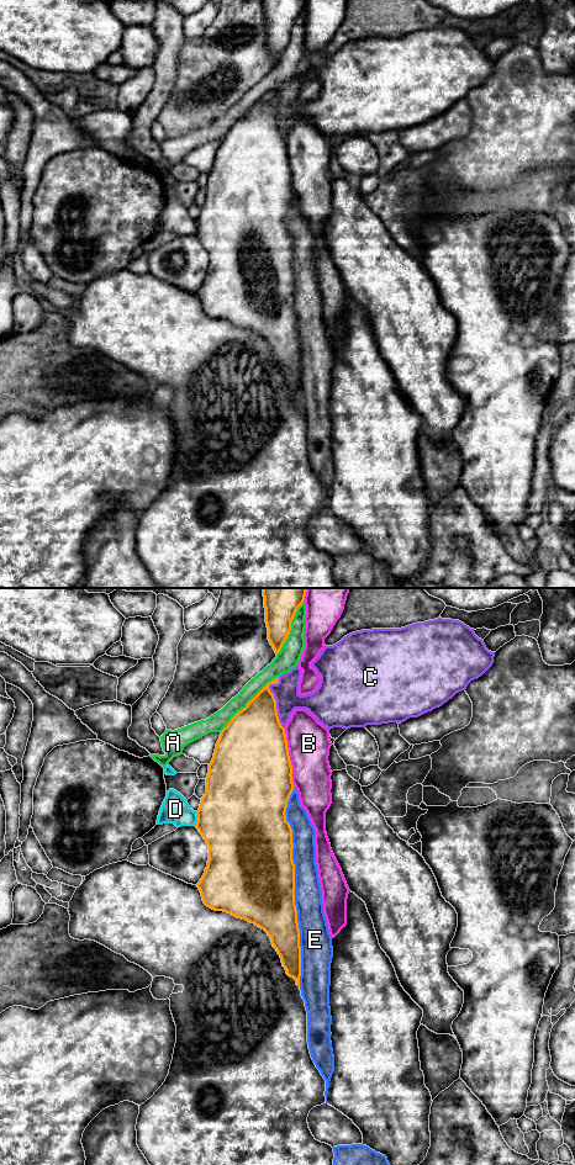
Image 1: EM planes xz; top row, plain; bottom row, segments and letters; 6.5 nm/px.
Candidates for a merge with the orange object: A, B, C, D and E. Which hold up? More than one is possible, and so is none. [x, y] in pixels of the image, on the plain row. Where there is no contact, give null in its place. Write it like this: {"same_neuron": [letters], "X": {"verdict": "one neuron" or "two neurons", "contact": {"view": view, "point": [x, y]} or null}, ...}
{"same_neuron": [], "A": {"verdict": "two neurons", "contact": {"view": "xz", "point": [248, 111]}}, "B": {"verdict": "two neurons", "contact": {"view": "xz", "point": [289, 165]}}, "C": {"verdict": "two neurons", "contact": {"view": "xz", "point": [275, 109]}}, "D": {"verdict": "two neurons", "contact": {"view": "xz", "point": [198, 227]}}, "E": {"verdict": "two neurons", "contact": {"view": "xz", "point": [294, 294]}}}

